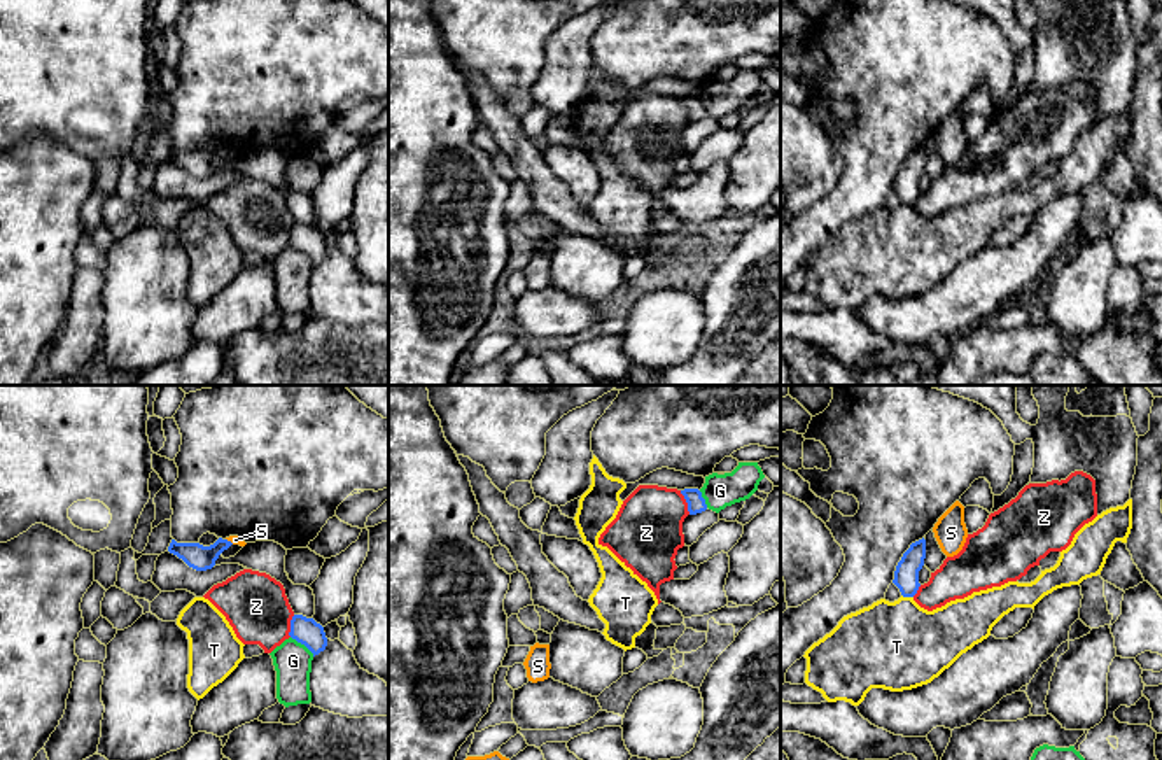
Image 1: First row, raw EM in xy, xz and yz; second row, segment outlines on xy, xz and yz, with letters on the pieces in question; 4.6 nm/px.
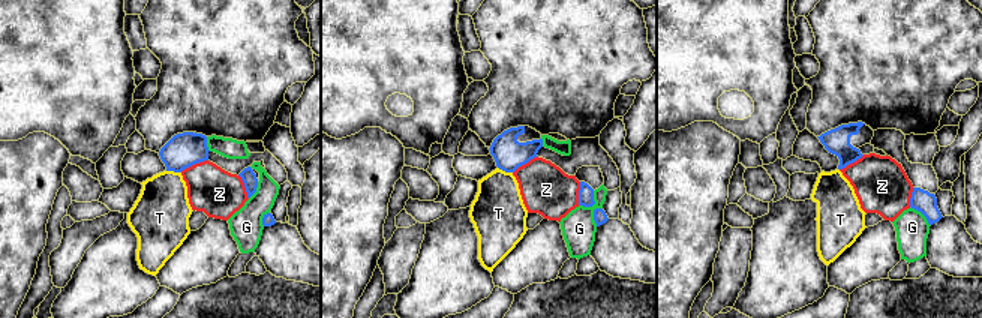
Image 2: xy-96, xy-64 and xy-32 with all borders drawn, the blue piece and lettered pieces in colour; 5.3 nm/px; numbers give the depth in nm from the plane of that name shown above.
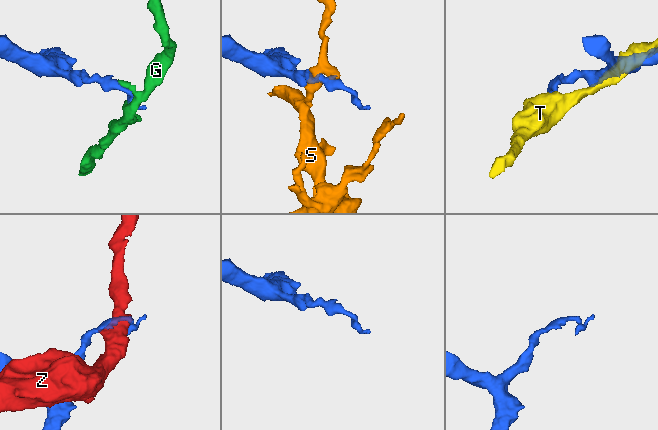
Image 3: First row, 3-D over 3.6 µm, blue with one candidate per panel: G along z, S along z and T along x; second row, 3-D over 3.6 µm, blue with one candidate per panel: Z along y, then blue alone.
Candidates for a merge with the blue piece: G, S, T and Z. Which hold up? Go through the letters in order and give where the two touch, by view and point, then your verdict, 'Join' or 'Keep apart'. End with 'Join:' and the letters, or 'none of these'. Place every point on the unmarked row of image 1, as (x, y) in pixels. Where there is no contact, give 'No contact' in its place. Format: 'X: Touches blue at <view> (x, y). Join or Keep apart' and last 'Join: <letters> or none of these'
G: Touches blue at xy (303, 251). Keep apart
S: Touches blue at xy (230, 149). Keep apart
T: Touches blue at yz (907, 204). Keep apart
Z: Touches blue at xz (686, 109). Keep apart
Join: none of these

